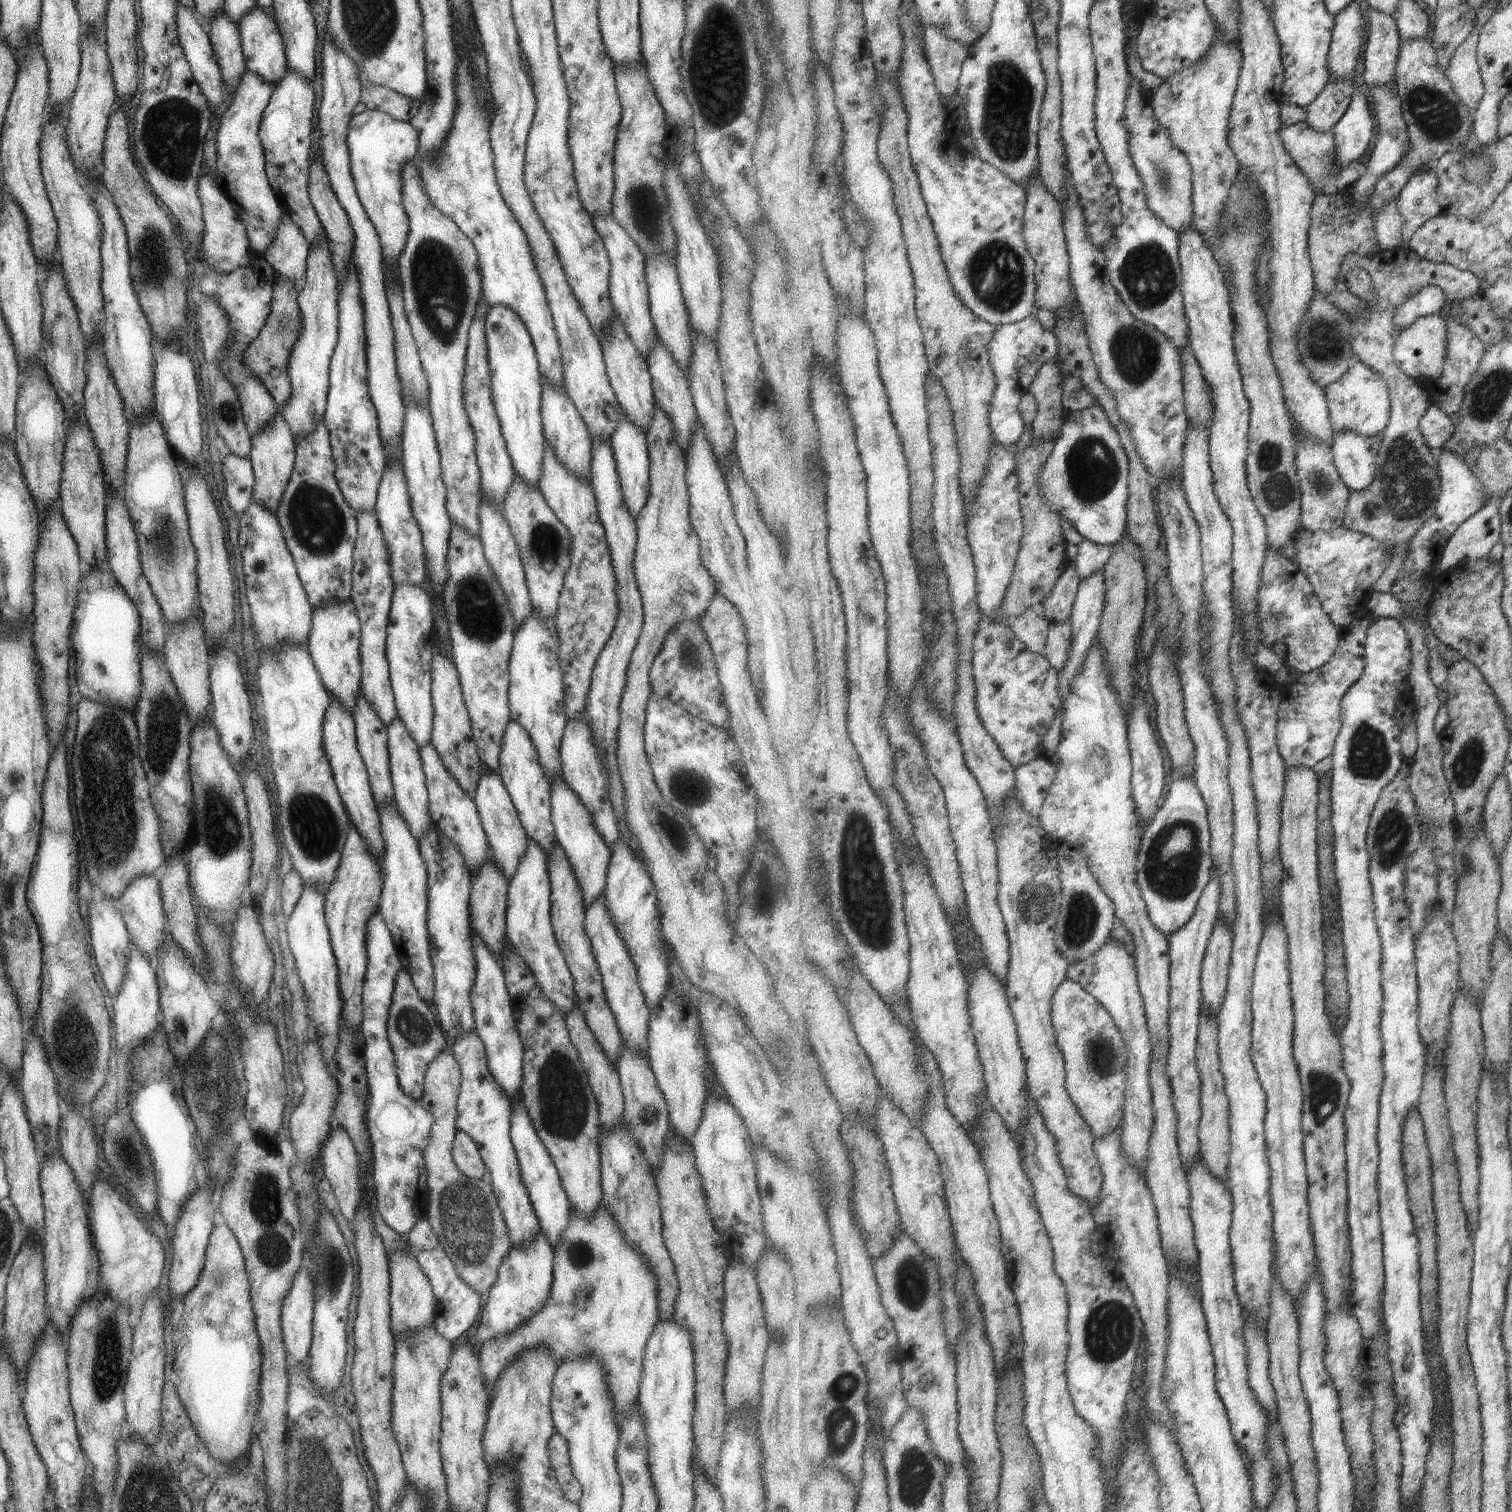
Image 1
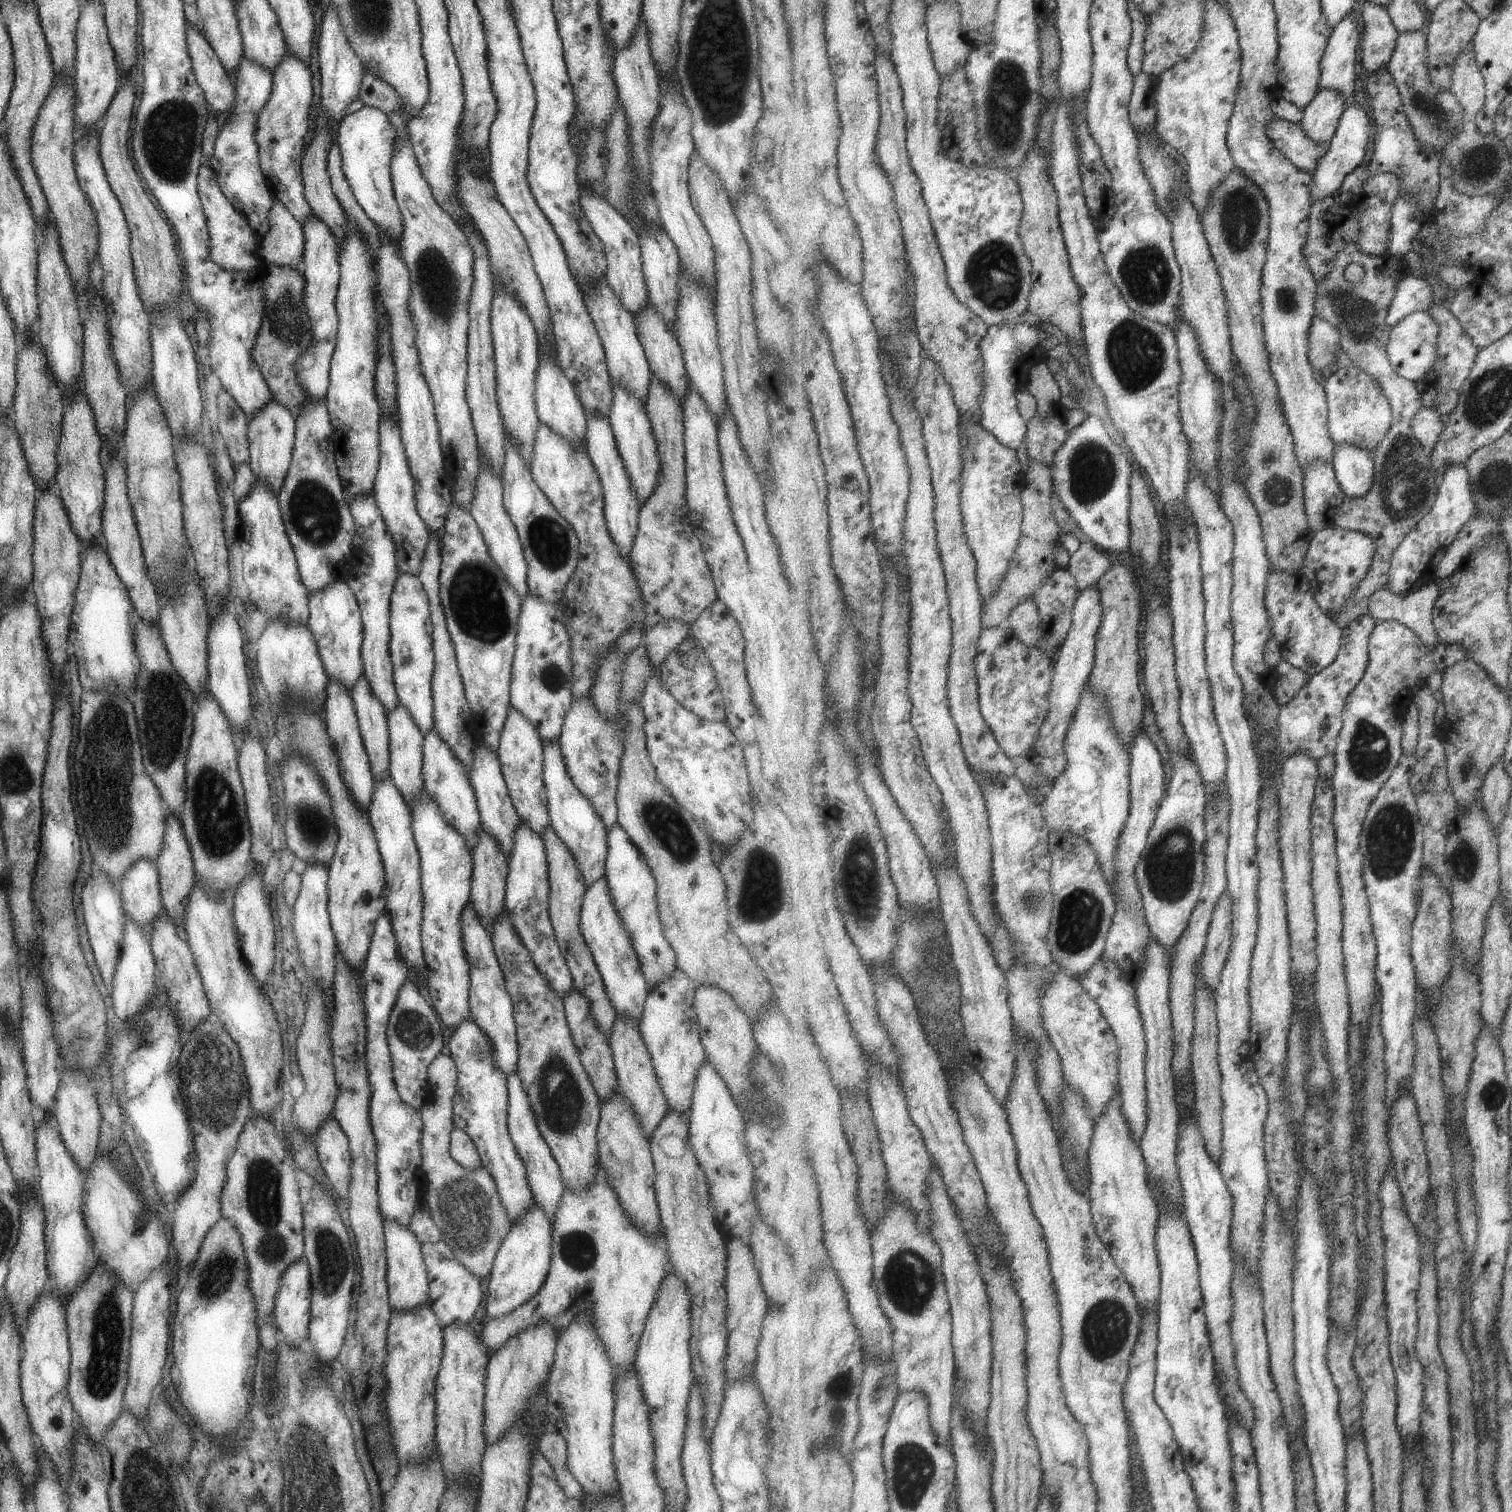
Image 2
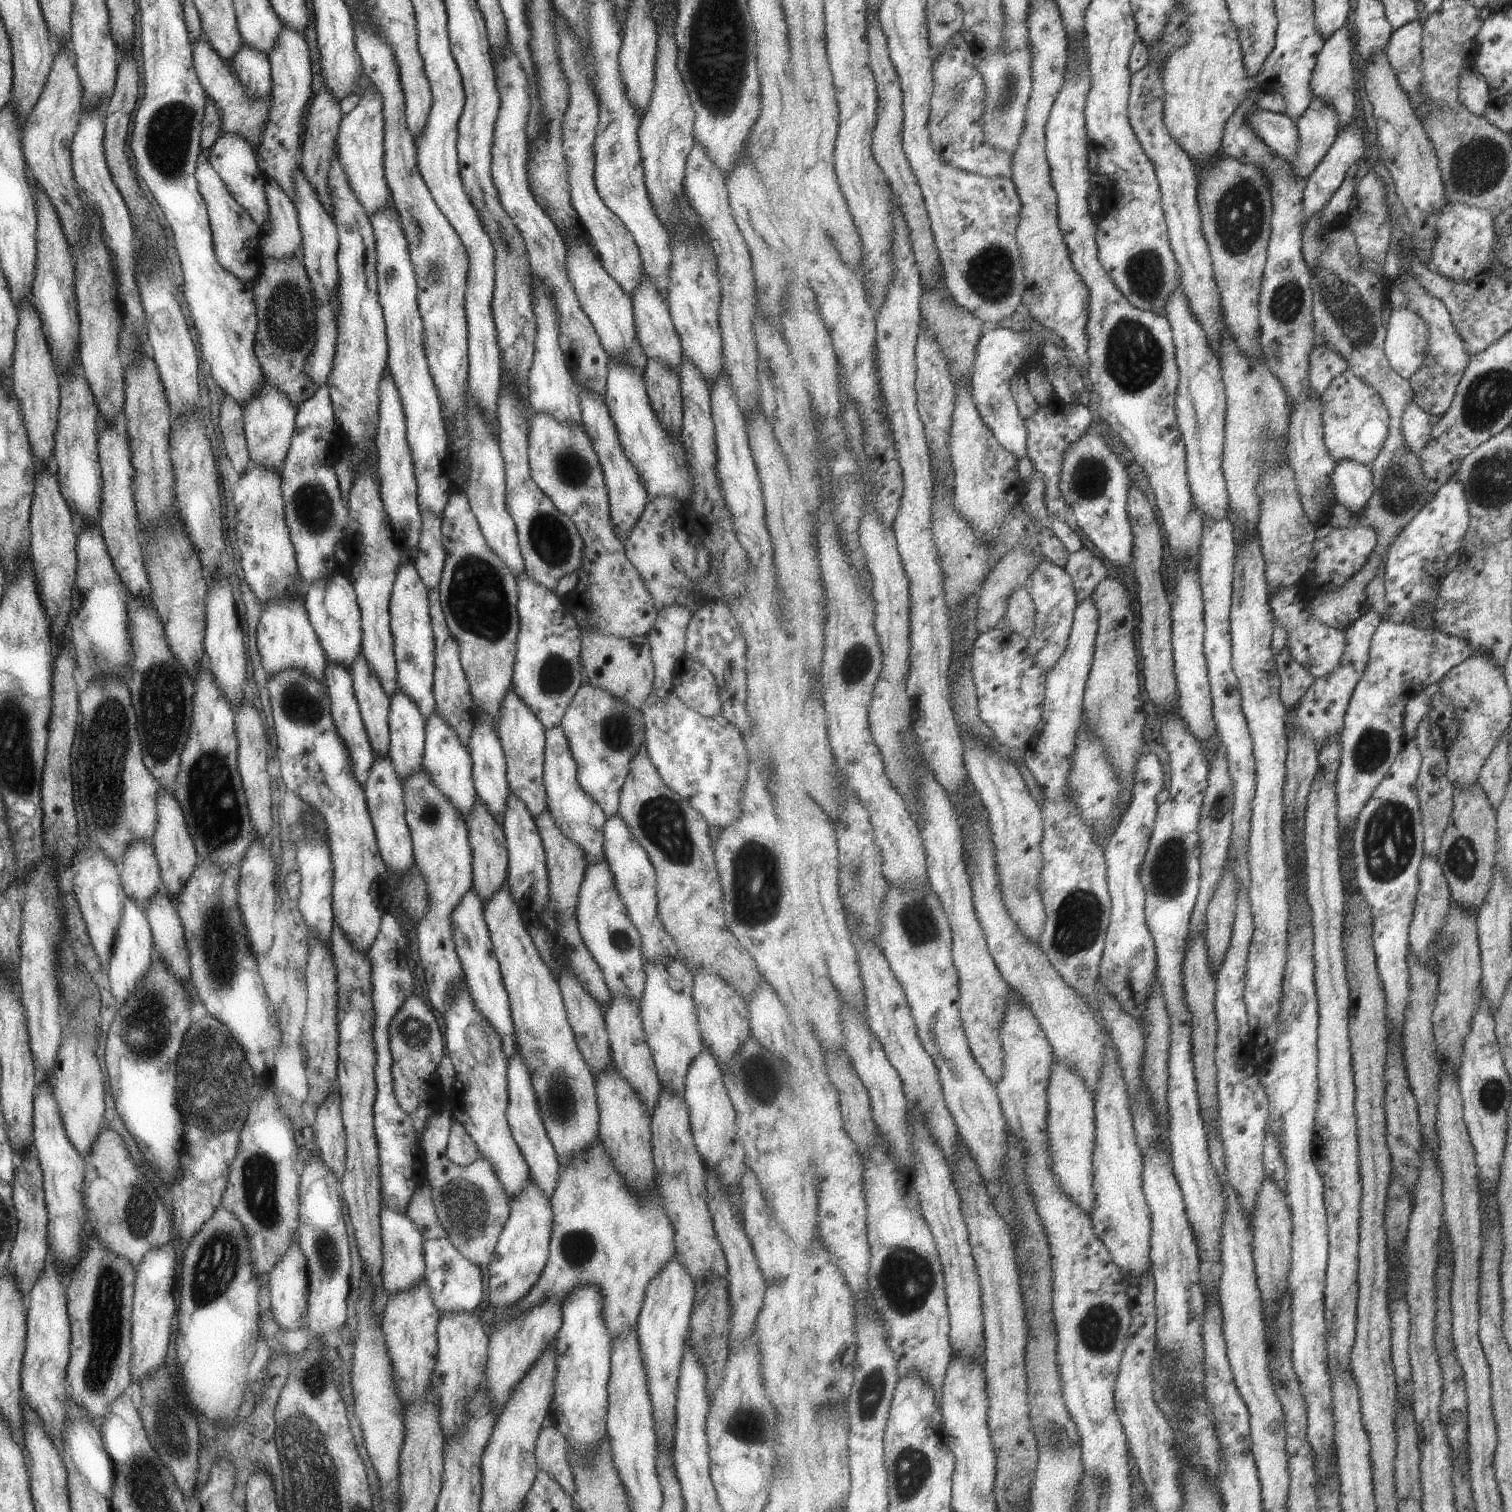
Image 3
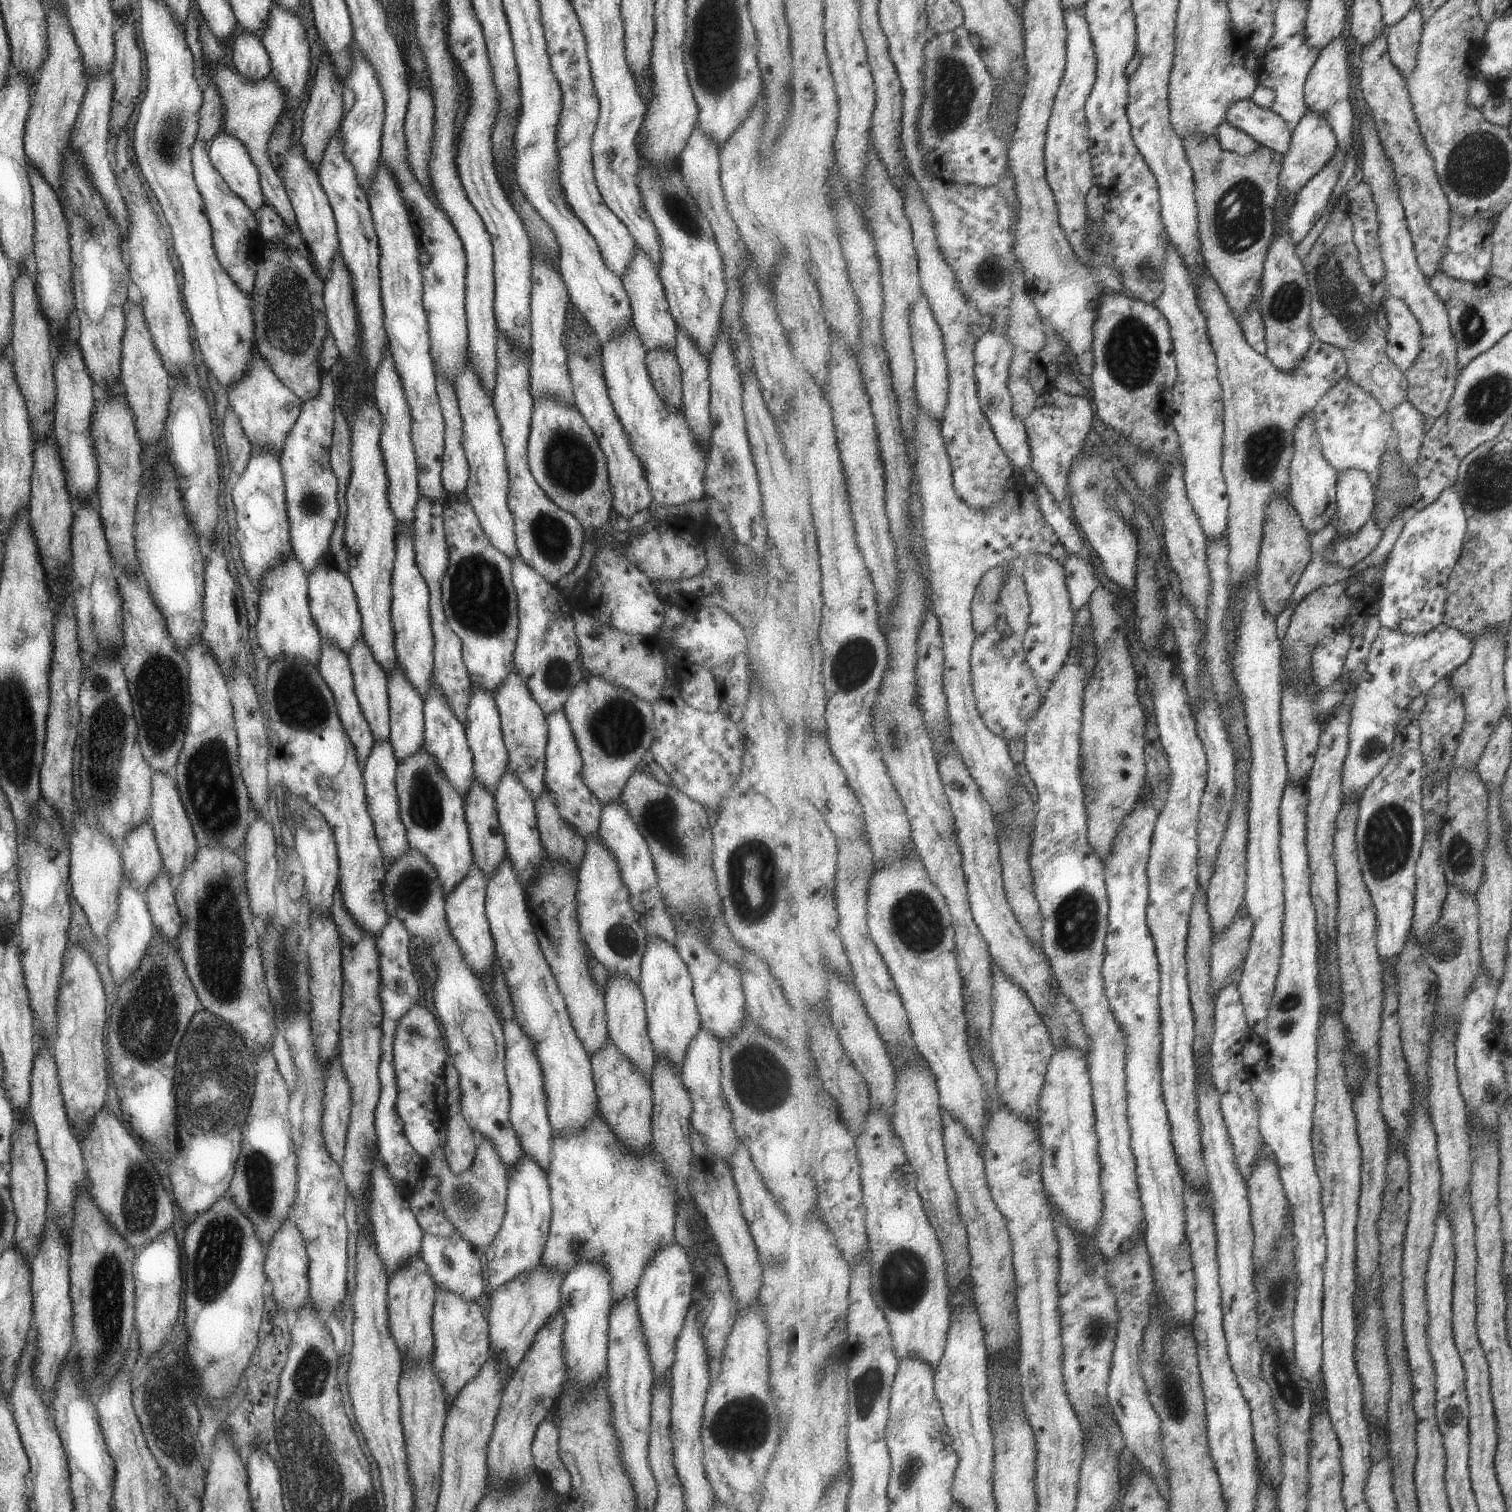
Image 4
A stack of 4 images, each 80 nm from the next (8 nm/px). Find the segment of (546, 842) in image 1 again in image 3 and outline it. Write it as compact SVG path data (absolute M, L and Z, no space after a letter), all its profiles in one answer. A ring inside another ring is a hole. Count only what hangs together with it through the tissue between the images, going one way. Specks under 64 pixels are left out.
M512 686L501 701L499 718L496 733L504 752L508 790L521 800L535 820L535 817L547 808L546 792L542 781L545 729L529 708L513 694Z

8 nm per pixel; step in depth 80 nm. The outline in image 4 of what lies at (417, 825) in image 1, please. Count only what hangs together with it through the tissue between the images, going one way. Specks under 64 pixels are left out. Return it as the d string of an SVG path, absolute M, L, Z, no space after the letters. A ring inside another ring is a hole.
M396 666L387 675L386 689L388 692L388 725L390 728L387 740L393 747L393 754L398 761L411 756L424 744L424 718L422 713L422 698L409 684L404 672Z

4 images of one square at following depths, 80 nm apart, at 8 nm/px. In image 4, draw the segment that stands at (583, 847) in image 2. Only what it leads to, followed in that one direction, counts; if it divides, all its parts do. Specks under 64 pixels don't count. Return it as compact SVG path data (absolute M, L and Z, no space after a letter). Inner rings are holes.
M562 709L546 716L546 727L547 744L544 748L543 775L545 789L552 793L559 816L575 829L579 836L585 839L588 835L597 835L602 806L598 798L583 784L580 775L582 758Z

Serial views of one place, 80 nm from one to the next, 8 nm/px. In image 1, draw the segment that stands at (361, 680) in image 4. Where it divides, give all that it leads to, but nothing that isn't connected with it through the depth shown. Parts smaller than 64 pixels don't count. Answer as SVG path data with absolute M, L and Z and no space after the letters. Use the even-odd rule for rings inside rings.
M360 692L351 715L358 755L365 765L374 802L379 807L390 805L394 802L394 796L386 747L386 726L374 714Z

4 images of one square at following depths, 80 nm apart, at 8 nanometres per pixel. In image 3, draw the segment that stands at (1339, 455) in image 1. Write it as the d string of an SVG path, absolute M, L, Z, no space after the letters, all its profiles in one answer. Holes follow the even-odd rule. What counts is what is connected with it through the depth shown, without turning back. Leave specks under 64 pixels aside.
M1355 459L1340 460L1332 474L1332 486L1337 503L1351 509L1354 515L1362 515L1375 492L1372 468Z

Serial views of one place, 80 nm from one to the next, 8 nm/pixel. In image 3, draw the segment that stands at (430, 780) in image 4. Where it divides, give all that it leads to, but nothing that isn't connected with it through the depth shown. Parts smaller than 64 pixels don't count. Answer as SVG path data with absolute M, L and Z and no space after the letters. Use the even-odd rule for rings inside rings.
M420 768L400 783L404 798L404 817L410 832L414 866L422 874L426 888L426 909L414 926L417 954L427 985L431 1007L443 1015L450 1003L452 989L464 980L455 952L450 916L461 897L472 886L472 854L468 843L468 828L460 813L433 786L429 775Z

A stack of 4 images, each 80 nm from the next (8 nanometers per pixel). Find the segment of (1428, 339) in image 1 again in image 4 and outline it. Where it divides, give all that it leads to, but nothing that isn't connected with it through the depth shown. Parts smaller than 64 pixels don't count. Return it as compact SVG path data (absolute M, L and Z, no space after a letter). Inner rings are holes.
M1385 294L1381 304L1386 308L1389 319L1389 330L1385 333L1385 354L1406 373L1422 351L1420 344L1424 334L1421 323L1400 298Z

